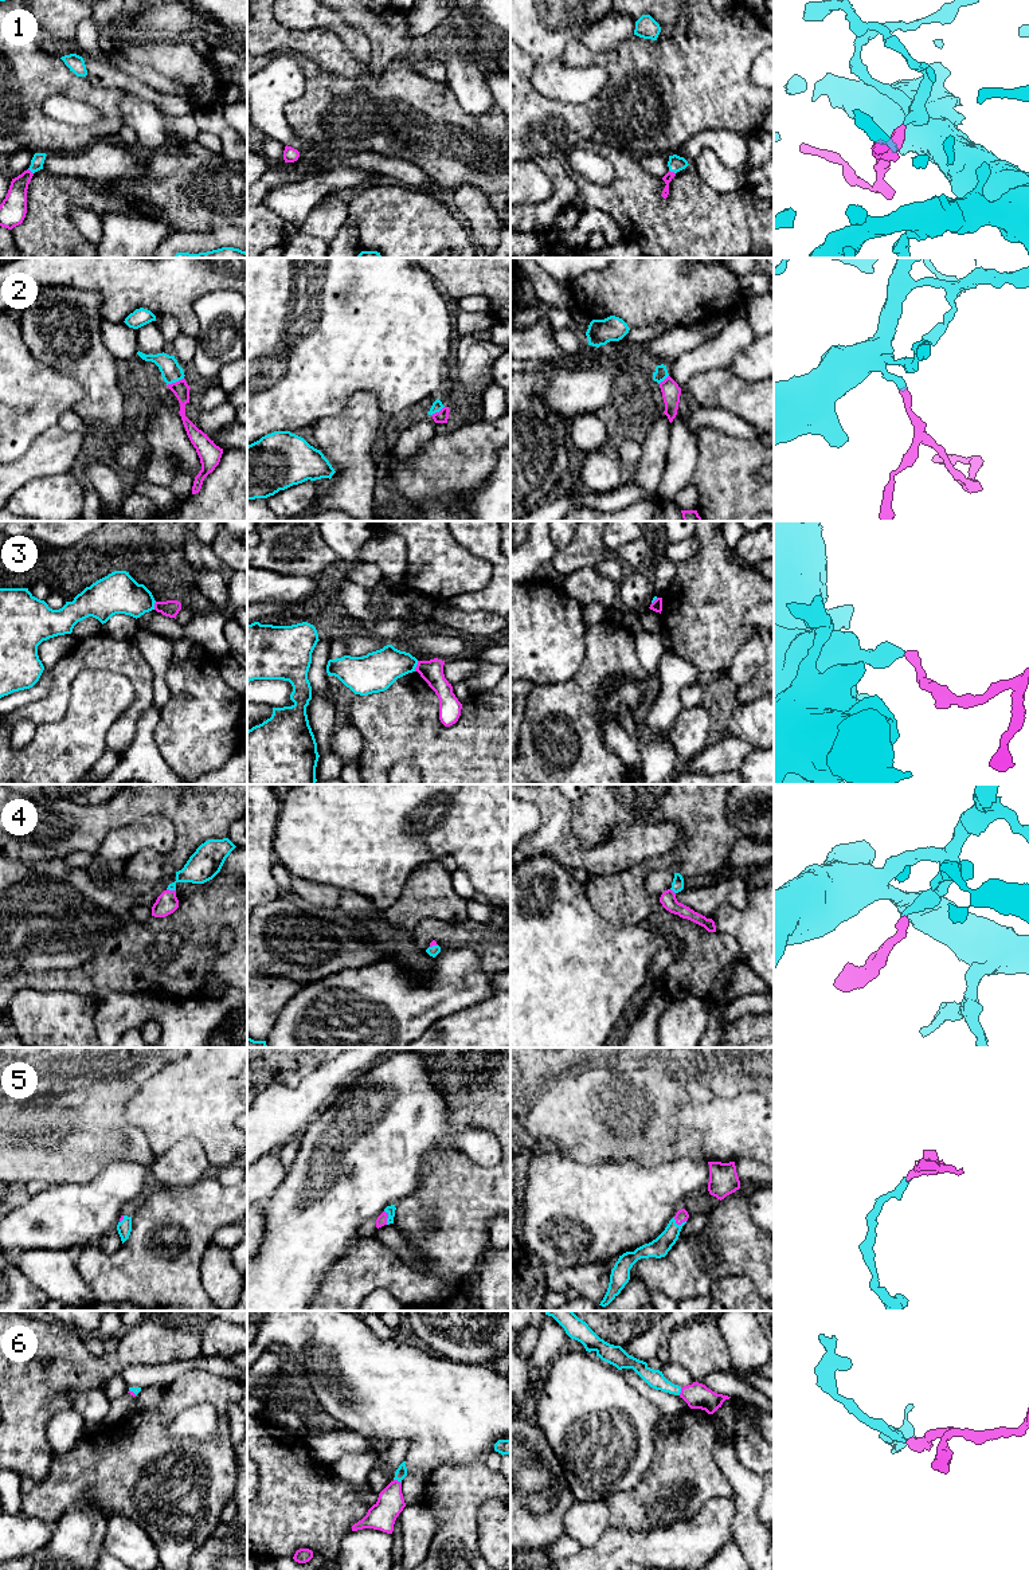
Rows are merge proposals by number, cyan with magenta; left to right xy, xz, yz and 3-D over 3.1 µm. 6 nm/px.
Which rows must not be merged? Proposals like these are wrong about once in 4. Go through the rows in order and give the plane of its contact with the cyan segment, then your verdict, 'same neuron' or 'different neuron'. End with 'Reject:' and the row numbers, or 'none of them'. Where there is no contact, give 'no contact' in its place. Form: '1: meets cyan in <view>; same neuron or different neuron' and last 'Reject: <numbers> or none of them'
1: meets cyan in yz; same neuron
2: meets cyan in xy; same neuron
3: meets cyan in xz; different neuron
4: meets cyan in xy; same neuron
5: meets cyan in yz; same neuron
6: meets cyan in xz; same neuron
Reject: 3

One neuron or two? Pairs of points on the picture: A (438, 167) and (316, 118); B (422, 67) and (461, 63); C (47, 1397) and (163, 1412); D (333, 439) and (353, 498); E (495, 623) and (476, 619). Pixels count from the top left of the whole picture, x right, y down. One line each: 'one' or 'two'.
A: one
B: two
C: two
D: one
E: one

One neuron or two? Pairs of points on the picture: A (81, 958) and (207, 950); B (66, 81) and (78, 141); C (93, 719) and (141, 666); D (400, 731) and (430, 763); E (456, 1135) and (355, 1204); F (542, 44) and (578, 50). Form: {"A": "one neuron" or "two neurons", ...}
{"A": "two neurons", "B": "one neuron", "C": "two neurons", "D": "one neuron", "E": "one neuron", "F": "two neurons"}

